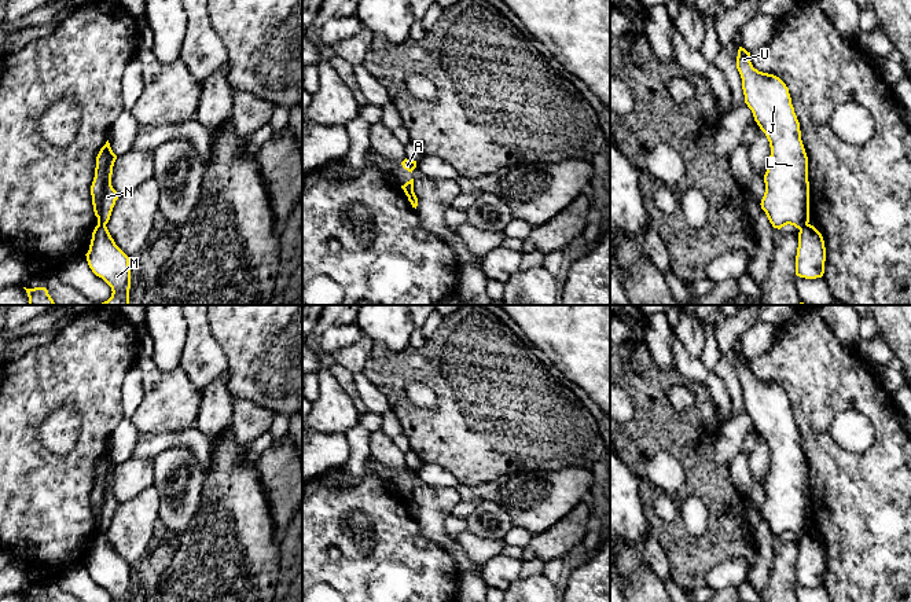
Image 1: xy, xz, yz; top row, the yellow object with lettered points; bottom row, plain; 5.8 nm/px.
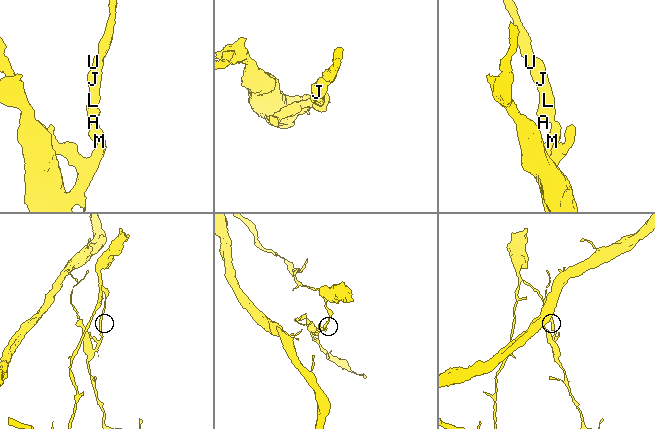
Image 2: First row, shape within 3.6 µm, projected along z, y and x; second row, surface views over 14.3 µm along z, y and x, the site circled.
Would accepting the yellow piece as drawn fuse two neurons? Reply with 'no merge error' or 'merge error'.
merge error

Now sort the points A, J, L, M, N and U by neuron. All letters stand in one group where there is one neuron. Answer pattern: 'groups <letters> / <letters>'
groups A J L N U / M

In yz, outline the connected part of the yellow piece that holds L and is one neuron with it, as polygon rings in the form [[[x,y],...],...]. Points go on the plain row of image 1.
[[[742,355],[736,377],[745,411],[771,455],[761,517],[774,536],[790,532],[801,537],[809,531],[808,465],[789,396],[779,385],[754,377]]]

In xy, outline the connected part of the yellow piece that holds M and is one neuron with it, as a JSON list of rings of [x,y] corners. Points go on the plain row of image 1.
[[[106,533],[95,535],[85,564],[92,580],[111,595],[111,602],[129,602],[129,565],[115,553]]]

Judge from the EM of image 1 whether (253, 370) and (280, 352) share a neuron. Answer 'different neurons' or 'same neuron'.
same neuron

